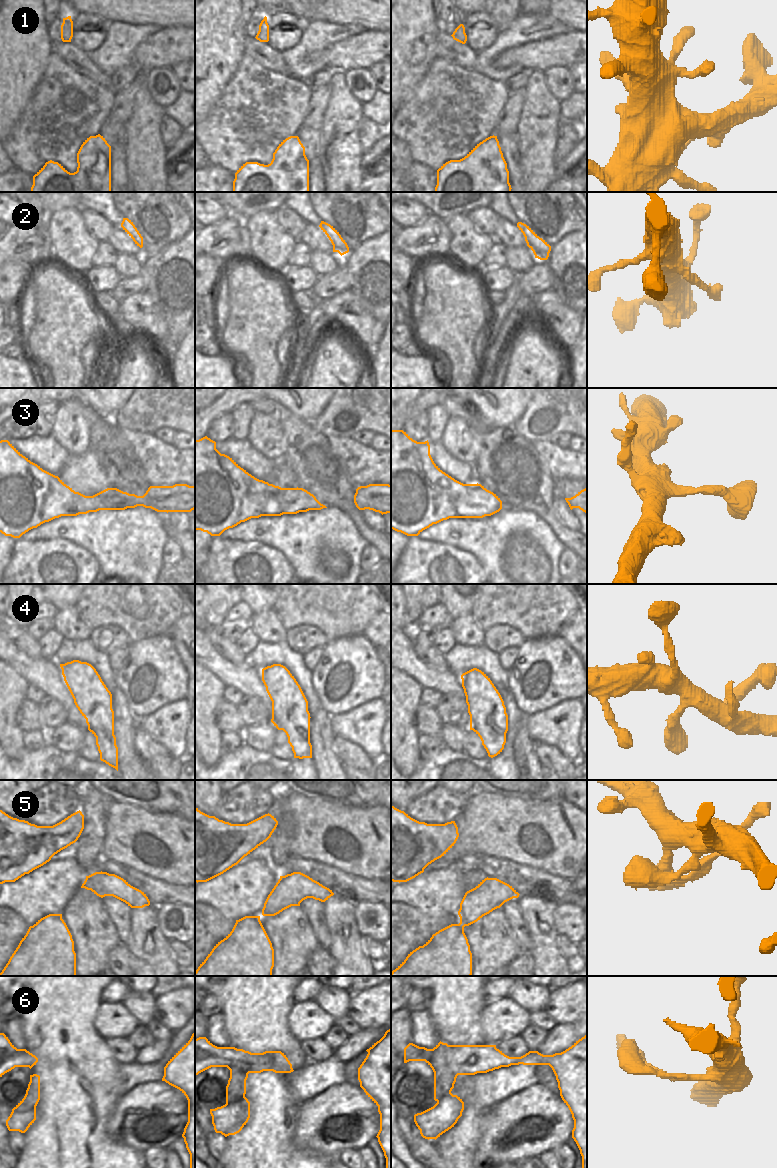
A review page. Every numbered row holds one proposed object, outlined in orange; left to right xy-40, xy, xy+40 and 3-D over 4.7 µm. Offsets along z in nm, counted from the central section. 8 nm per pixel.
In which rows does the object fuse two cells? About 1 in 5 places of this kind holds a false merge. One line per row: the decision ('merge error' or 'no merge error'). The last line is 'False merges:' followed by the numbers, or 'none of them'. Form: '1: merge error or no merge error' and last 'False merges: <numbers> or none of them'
1: no merge error
2: no merge error
3: no merge error
4: no merge error
5: no merge error
6: merge error
False merges: 6

